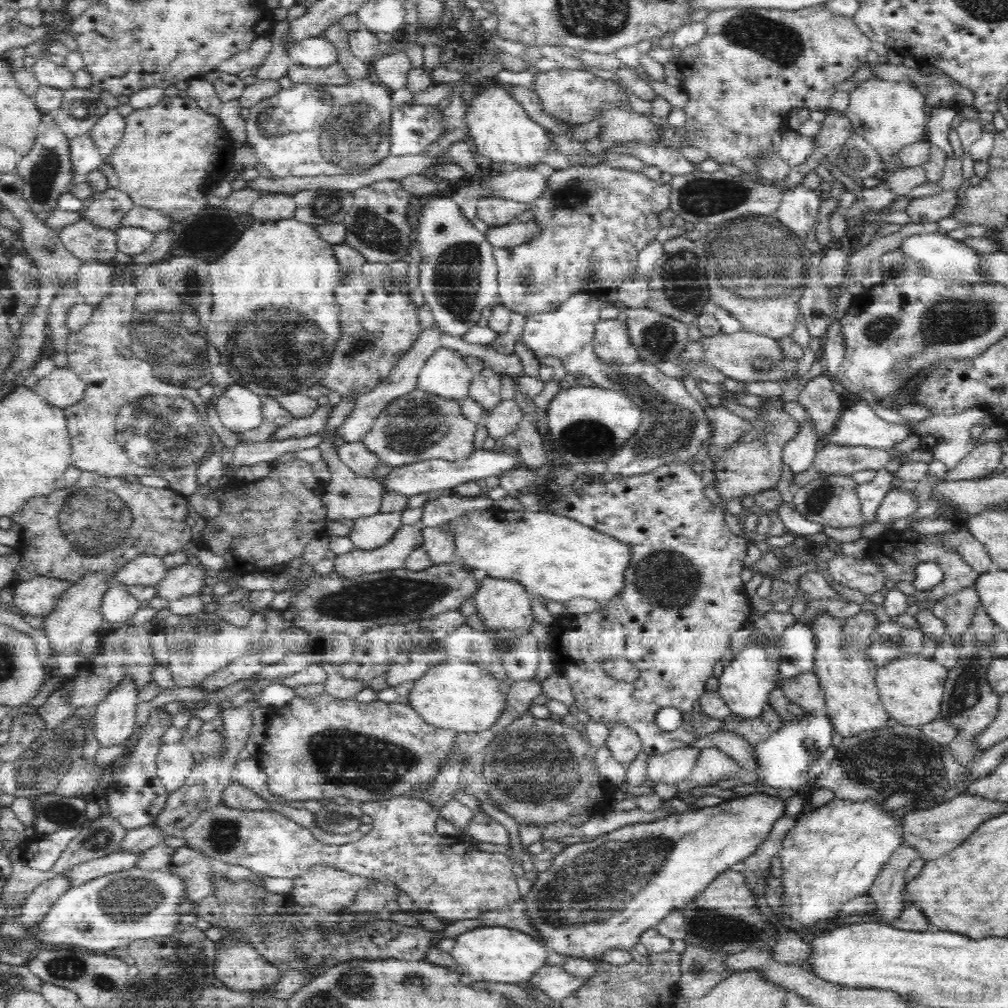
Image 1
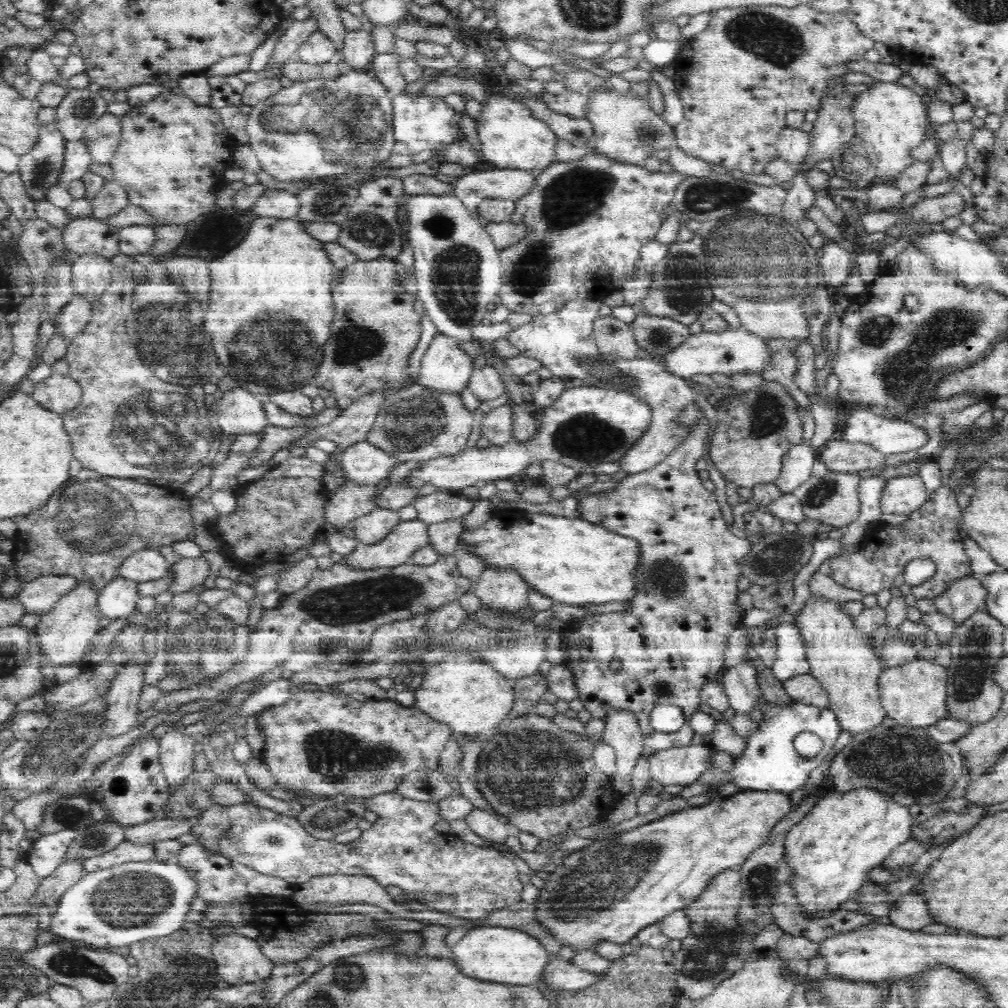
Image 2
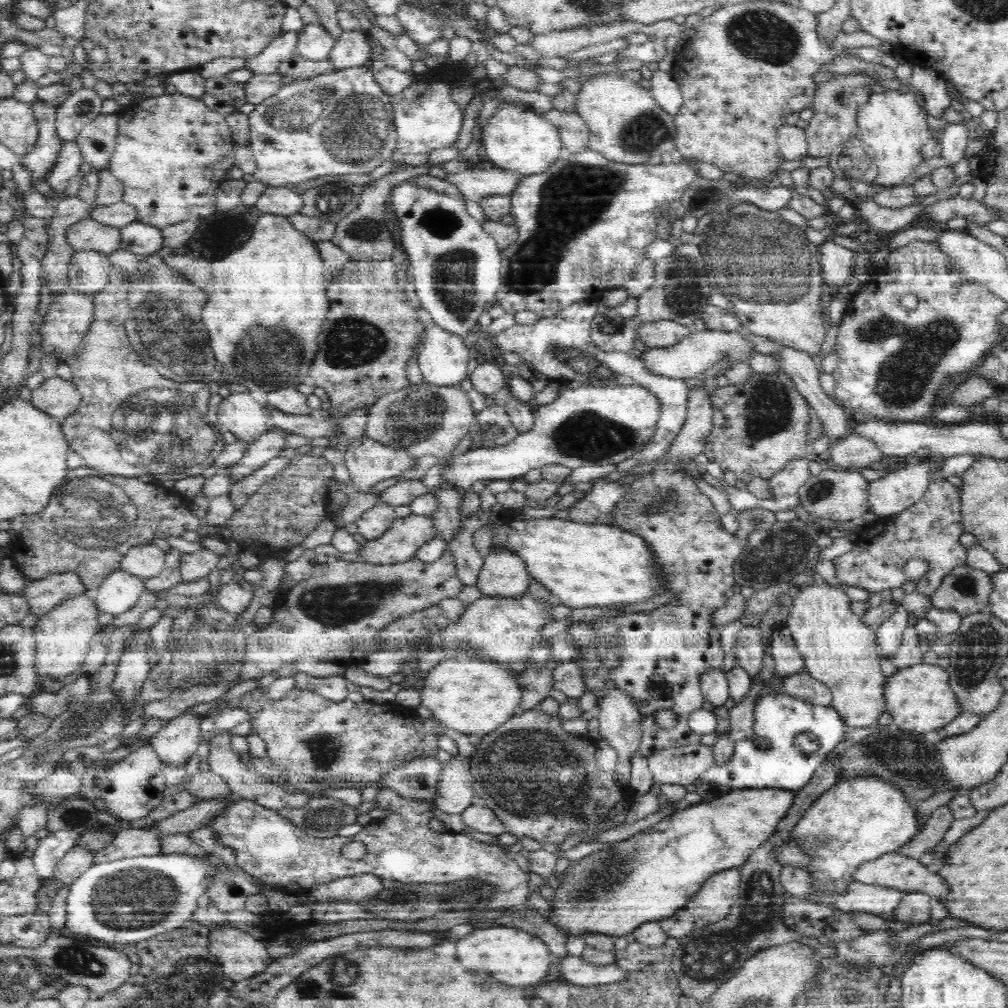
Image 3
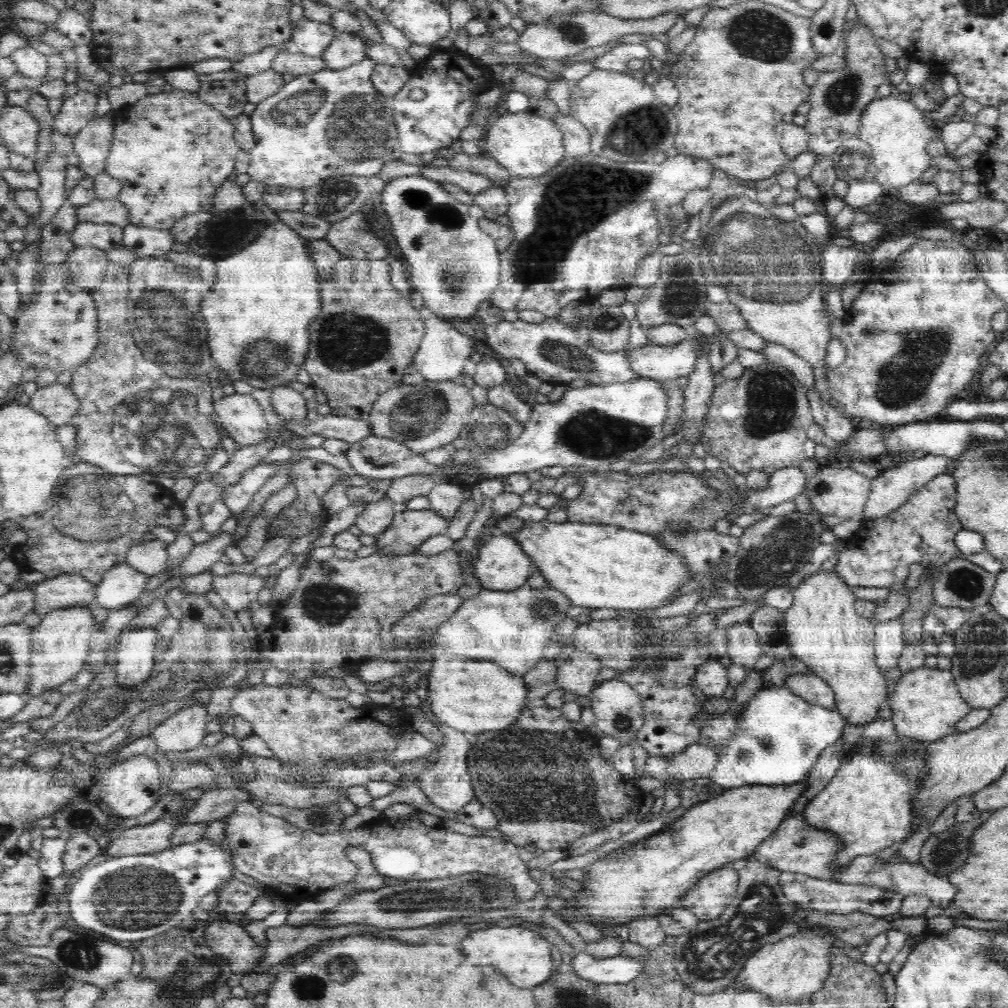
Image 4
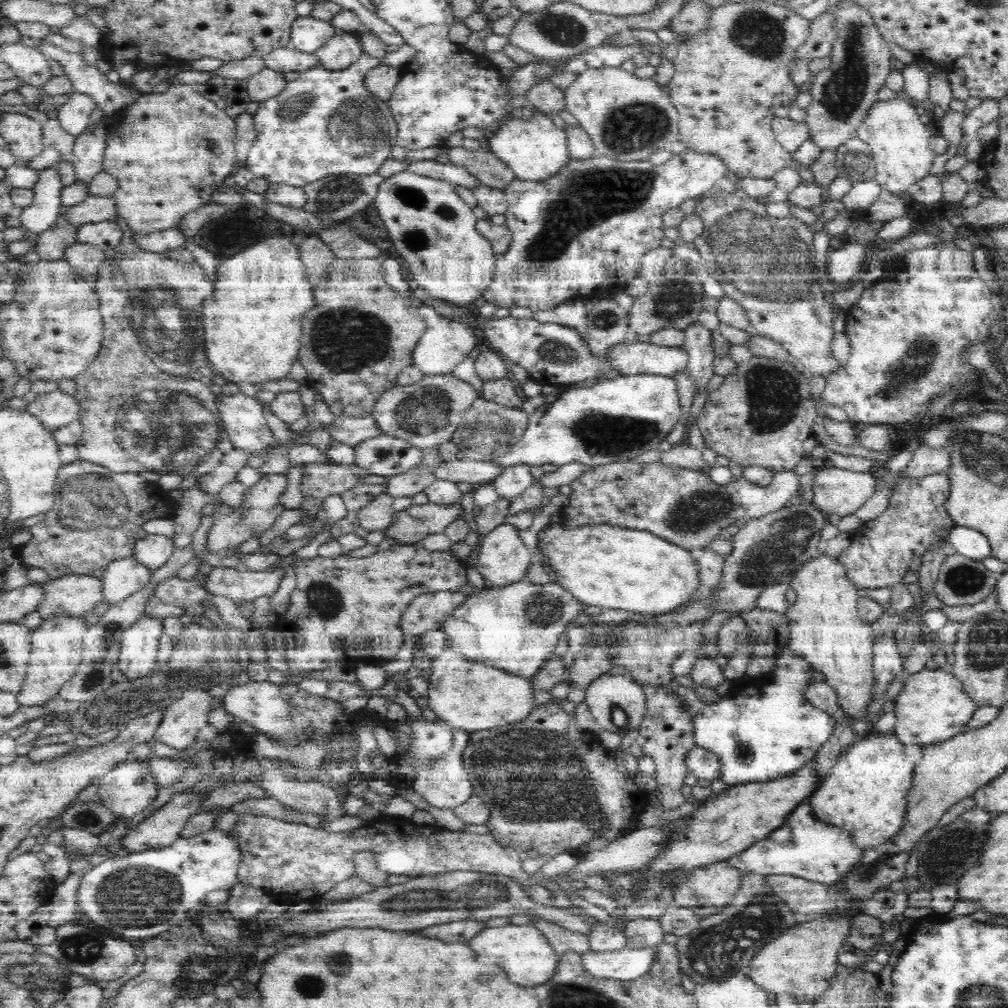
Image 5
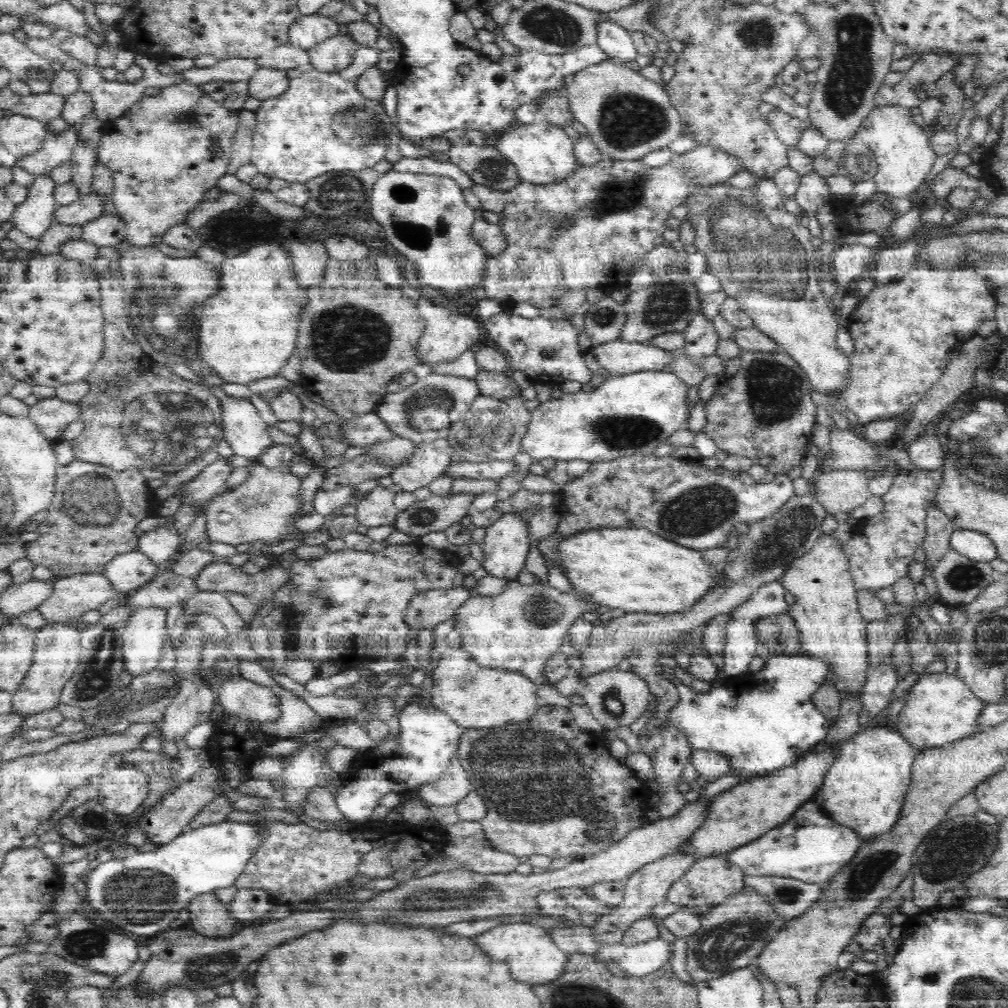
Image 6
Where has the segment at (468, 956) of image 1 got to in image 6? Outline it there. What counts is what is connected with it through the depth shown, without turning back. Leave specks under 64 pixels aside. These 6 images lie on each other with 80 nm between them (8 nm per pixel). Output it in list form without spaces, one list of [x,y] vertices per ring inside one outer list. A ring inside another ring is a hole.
[[[509,923],[496,926],[488,931],[488,934],[478,936],[476,942],[484,952],[492,954],[492,958],[500,960],[498,963],[509,964],[514,982],[520,981],[530,986],[548,984],[560,978],[568,963],[568,955],[560,950],[548,930],[530,923]],[[508,954],[514,954],[514,956],[508,956]]]

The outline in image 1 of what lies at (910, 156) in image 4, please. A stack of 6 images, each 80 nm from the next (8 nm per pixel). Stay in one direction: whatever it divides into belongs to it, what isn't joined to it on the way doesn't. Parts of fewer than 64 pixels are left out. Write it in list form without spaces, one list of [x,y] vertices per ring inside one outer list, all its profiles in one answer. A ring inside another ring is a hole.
[[[872,76],[864,82],[855,84],[858,90],[849,92],[849,105],[847,107],[848,119],[852,123],[854,133],[866,139],[880,154],[879,171],[883,177],[898,171],[898,152],[918,141],[925,141],[928,135],[926,116],[927,106],[924,95],[916,87],[908,83],[882,80]]]

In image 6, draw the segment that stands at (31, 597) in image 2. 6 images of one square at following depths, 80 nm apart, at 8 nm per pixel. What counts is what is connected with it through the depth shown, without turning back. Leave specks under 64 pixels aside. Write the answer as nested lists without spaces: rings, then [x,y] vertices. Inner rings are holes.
[[[103,573],[60,577],[51,585],[49,597],[37,608],[47,623],[77,619],[119,595]]]

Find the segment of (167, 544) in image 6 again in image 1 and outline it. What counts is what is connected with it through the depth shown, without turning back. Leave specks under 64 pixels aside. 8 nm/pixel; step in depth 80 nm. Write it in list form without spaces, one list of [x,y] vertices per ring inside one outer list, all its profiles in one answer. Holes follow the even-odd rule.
[[[138,555],[132,562],[117,570],[114,582],[128,586],[156,587],[166,576],[167,570],[160,556]]]

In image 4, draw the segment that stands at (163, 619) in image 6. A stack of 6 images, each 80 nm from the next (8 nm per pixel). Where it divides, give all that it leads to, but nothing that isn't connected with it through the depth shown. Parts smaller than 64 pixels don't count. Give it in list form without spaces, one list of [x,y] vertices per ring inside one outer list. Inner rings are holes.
[[[134,628],[118,638],[115,650],[116,684],[134,687],[152,674],[154,660],[159,655],[157,641],[156,628]]]

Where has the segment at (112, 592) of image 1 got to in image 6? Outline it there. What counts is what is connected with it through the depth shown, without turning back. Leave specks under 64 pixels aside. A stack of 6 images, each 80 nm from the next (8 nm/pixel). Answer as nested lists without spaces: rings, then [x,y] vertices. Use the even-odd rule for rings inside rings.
[[[136,548],[127,554],[110,559],[106,563],[103,574],[112,590],[124,596],[148,584],[157,572],[157,564],[149,562],[148,558],[140,554]]]

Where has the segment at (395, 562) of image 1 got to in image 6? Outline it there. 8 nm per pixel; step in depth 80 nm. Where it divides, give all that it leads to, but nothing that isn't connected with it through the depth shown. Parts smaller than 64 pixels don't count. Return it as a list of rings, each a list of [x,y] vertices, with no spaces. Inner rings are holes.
[[[457,493],[432,495],[424,500],[416,499],[411,506],[399,513],[394,522],[396,530],[413,536],[429,532],[446,531],[451,524],[459,522],[468,514],[474,494]]]

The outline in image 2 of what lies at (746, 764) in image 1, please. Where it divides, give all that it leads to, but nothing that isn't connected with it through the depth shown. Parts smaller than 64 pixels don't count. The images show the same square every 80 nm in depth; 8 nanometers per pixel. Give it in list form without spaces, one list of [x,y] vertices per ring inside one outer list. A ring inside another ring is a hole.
[[[722,714],[708,736],[704,736],[704,745],[710,750],[723,750],[729,752],[733,759],[741,757],[742,751],[746,748],[748,737],[740,736],[726,719],[727,714]]]

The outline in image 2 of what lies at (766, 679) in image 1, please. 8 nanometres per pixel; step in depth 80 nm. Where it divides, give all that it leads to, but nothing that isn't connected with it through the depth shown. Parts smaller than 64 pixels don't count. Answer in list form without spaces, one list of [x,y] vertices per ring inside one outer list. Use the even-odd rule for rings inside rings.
[[[742,662],[734,668],[730,667],[720,681],[725,694],[728,695],[729,708],[738,712],[750,712],[756,706],[760,688],[756,681],[756,669],[750,664]]]

